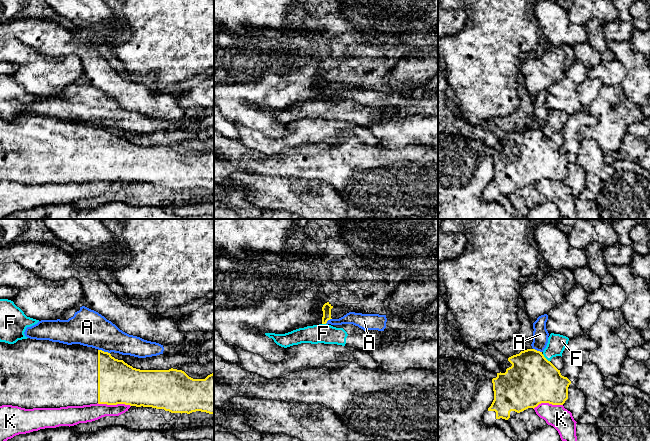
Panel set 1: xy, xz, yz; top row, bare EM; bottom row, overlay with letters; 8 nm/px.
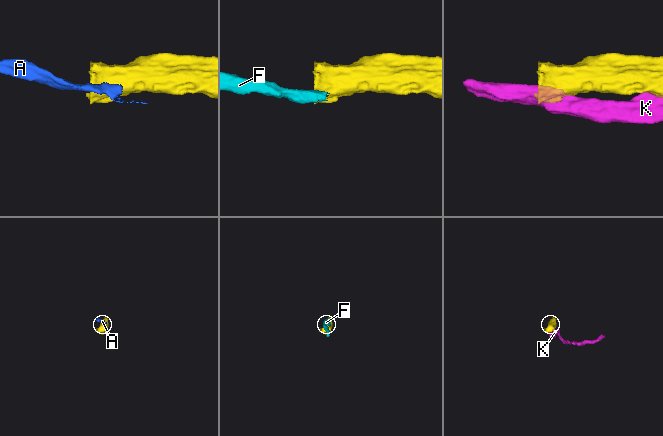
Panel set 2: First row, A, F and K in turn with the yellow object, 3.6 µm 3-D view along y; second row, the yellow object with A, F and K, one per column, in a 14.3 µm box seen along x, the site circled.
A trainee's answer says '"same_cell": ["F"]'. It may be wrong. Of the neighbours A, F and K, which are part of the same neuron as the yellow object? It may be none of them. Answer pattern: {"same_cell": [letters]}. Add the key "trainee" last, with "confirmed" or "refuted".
{"same_cell": [], "trainee": "refuted"}

